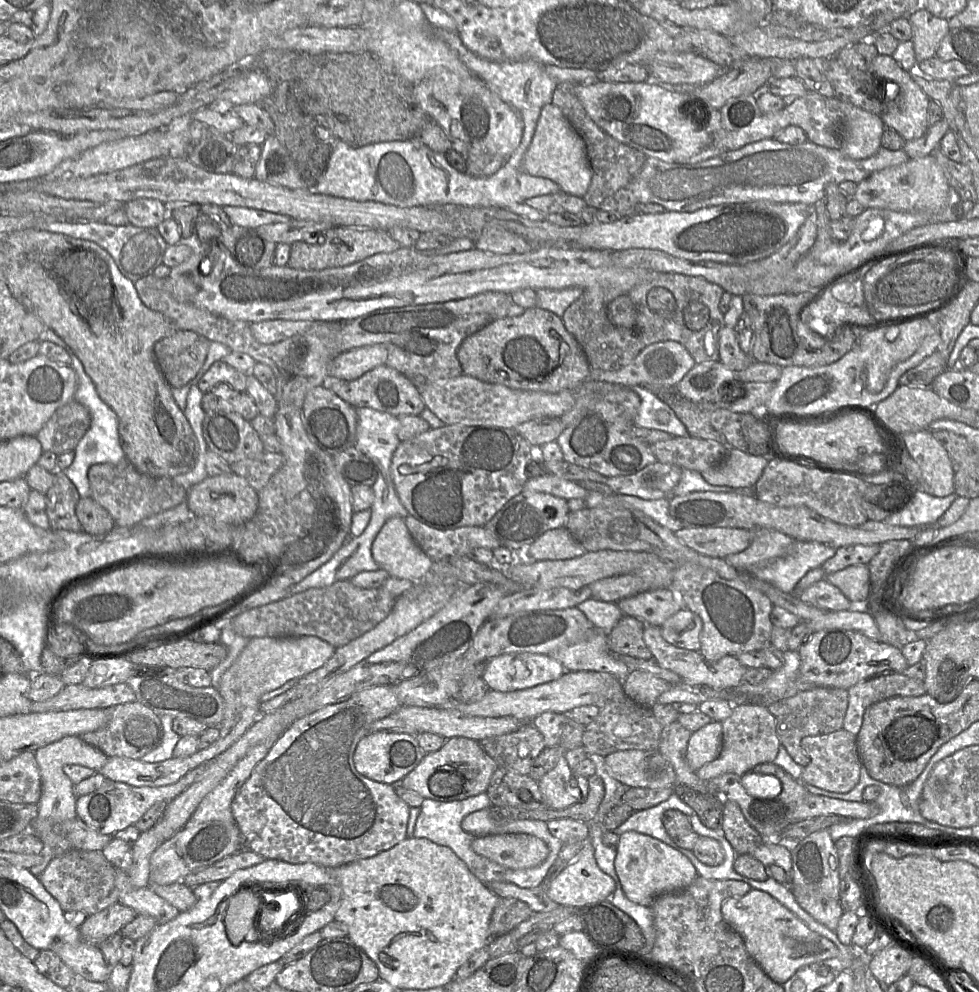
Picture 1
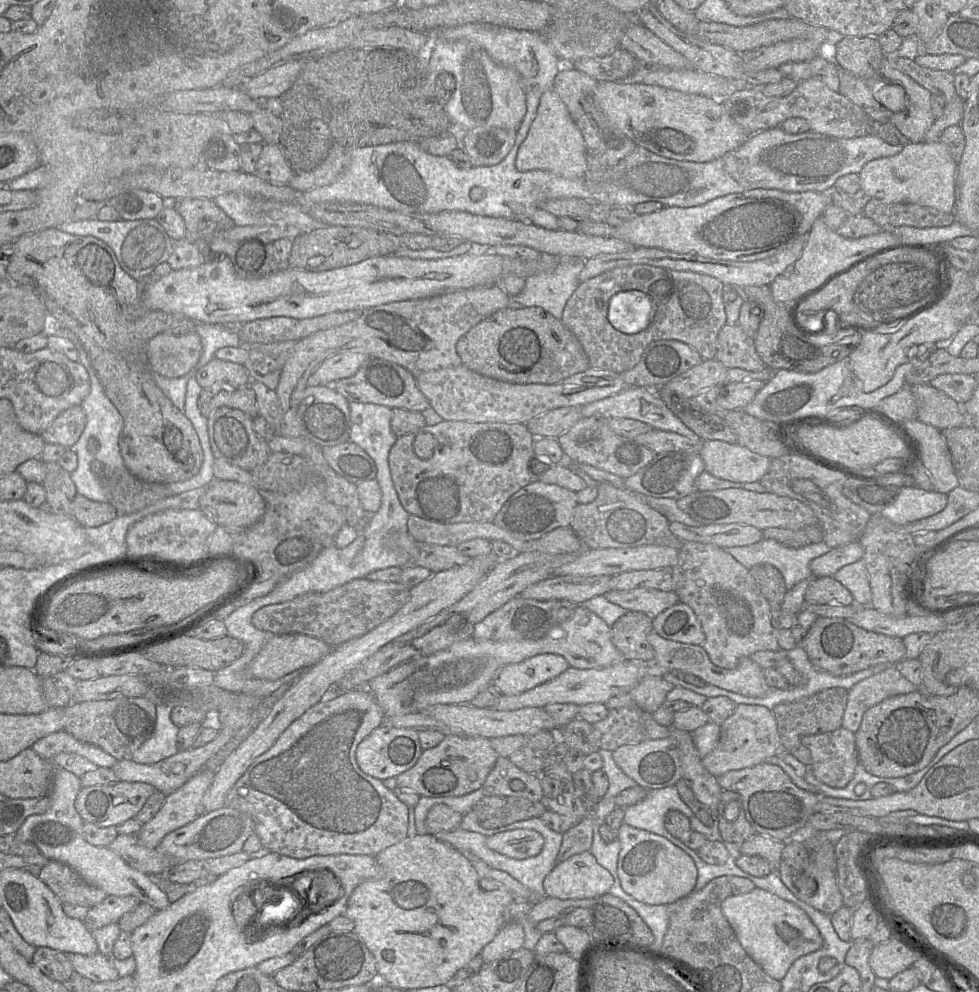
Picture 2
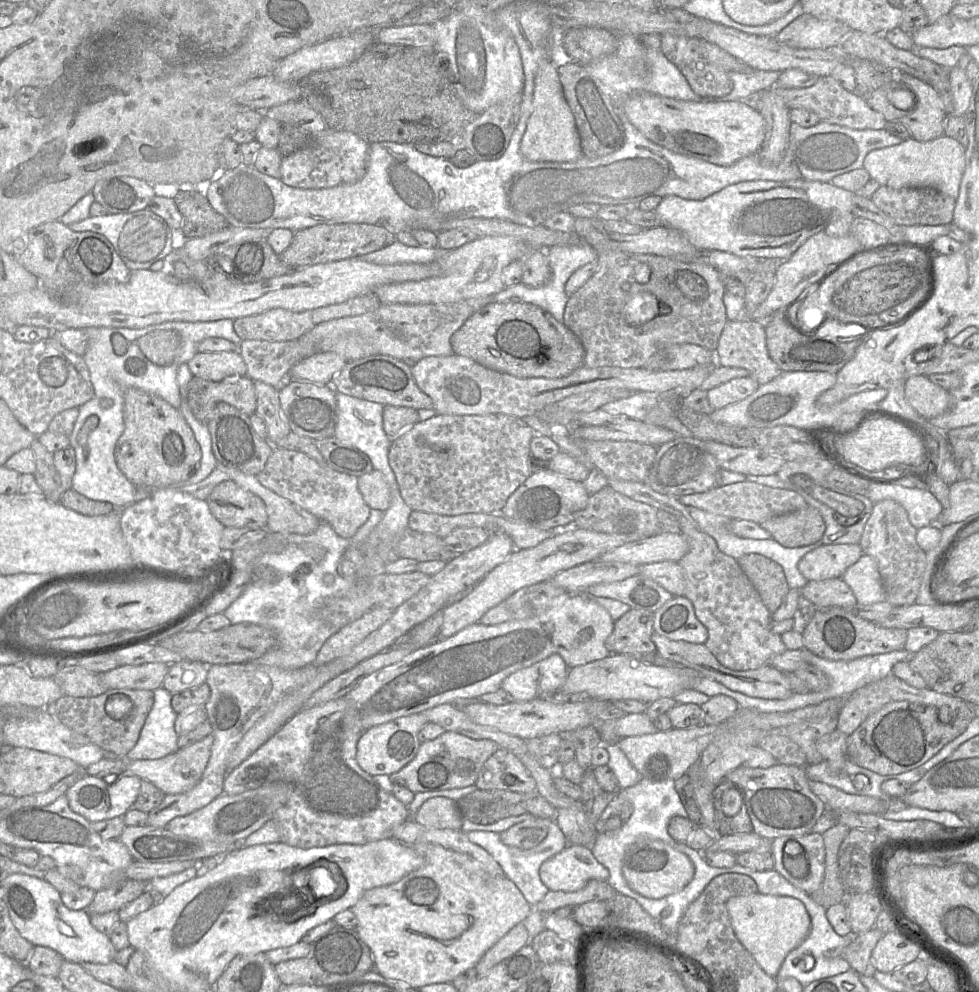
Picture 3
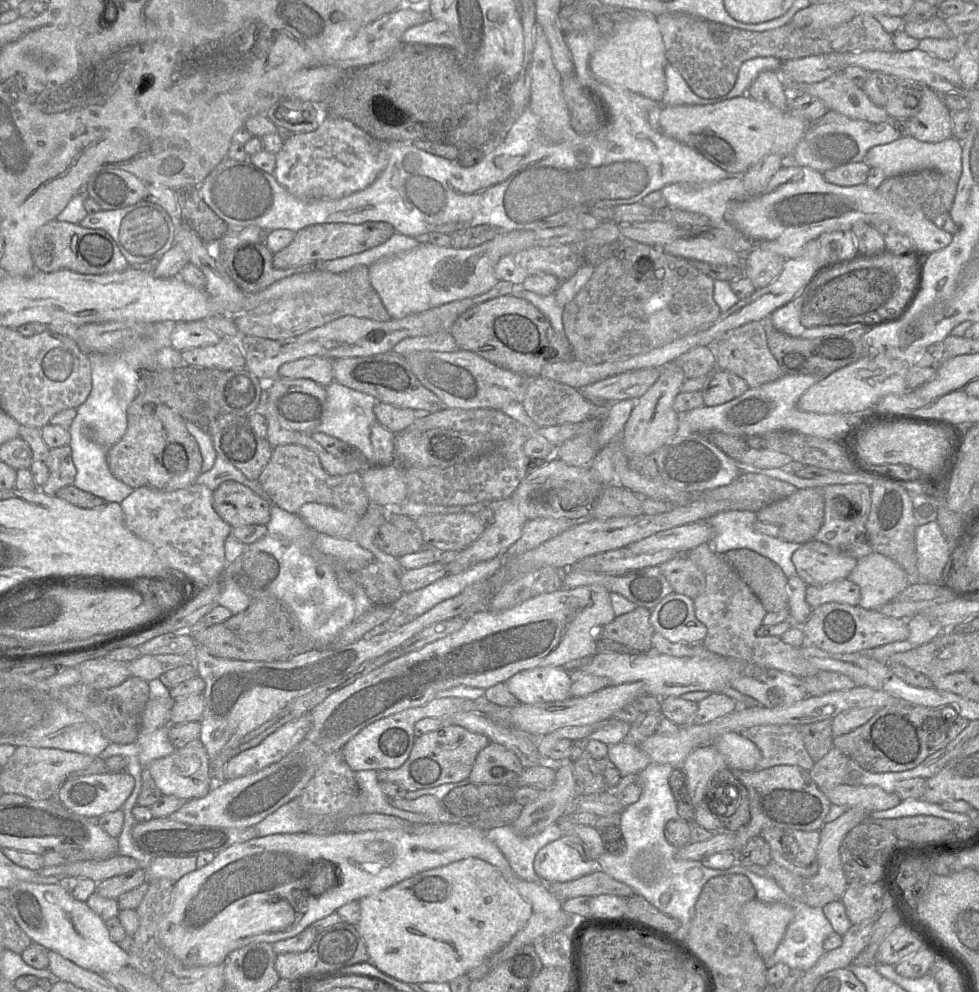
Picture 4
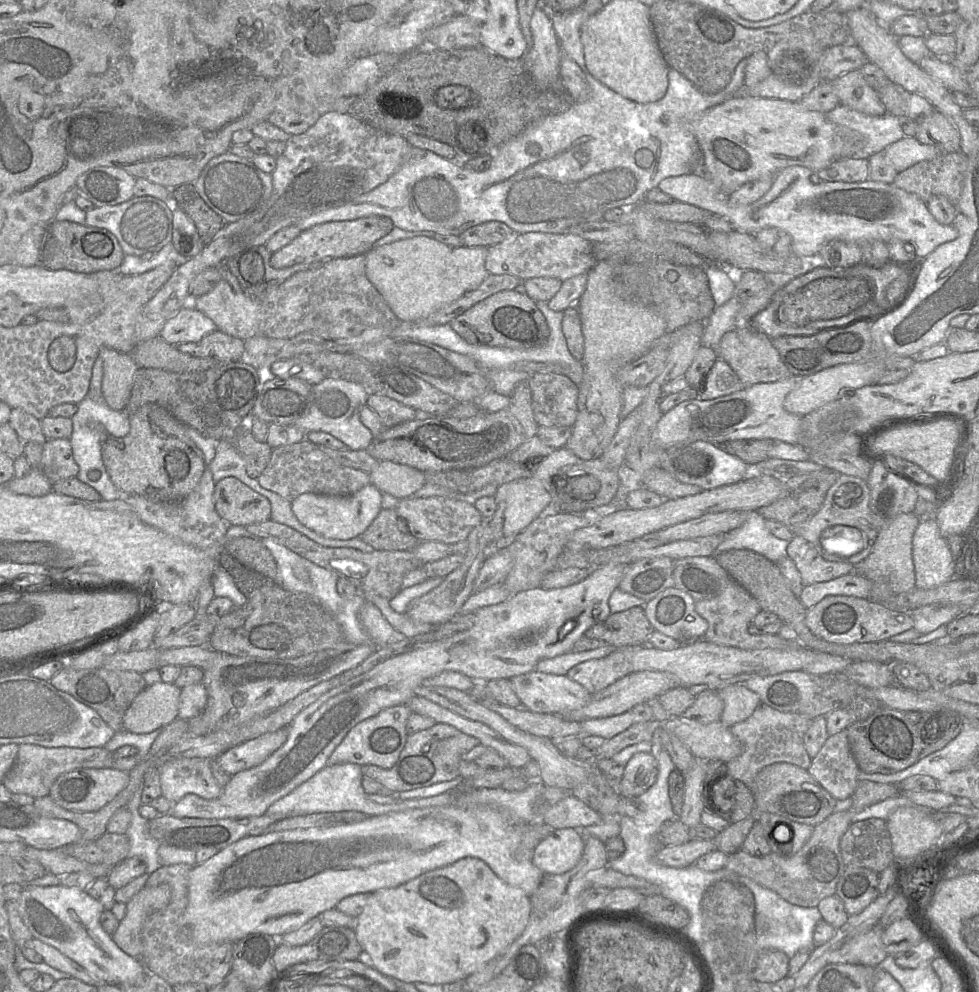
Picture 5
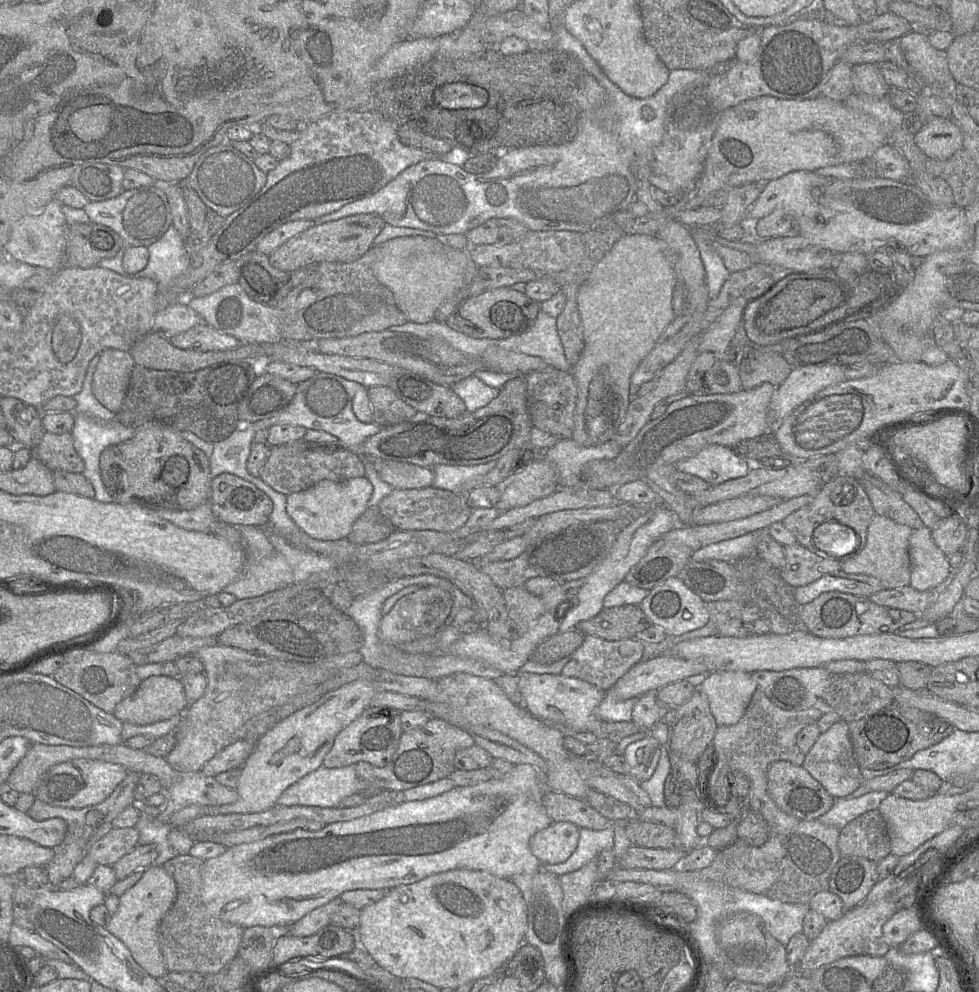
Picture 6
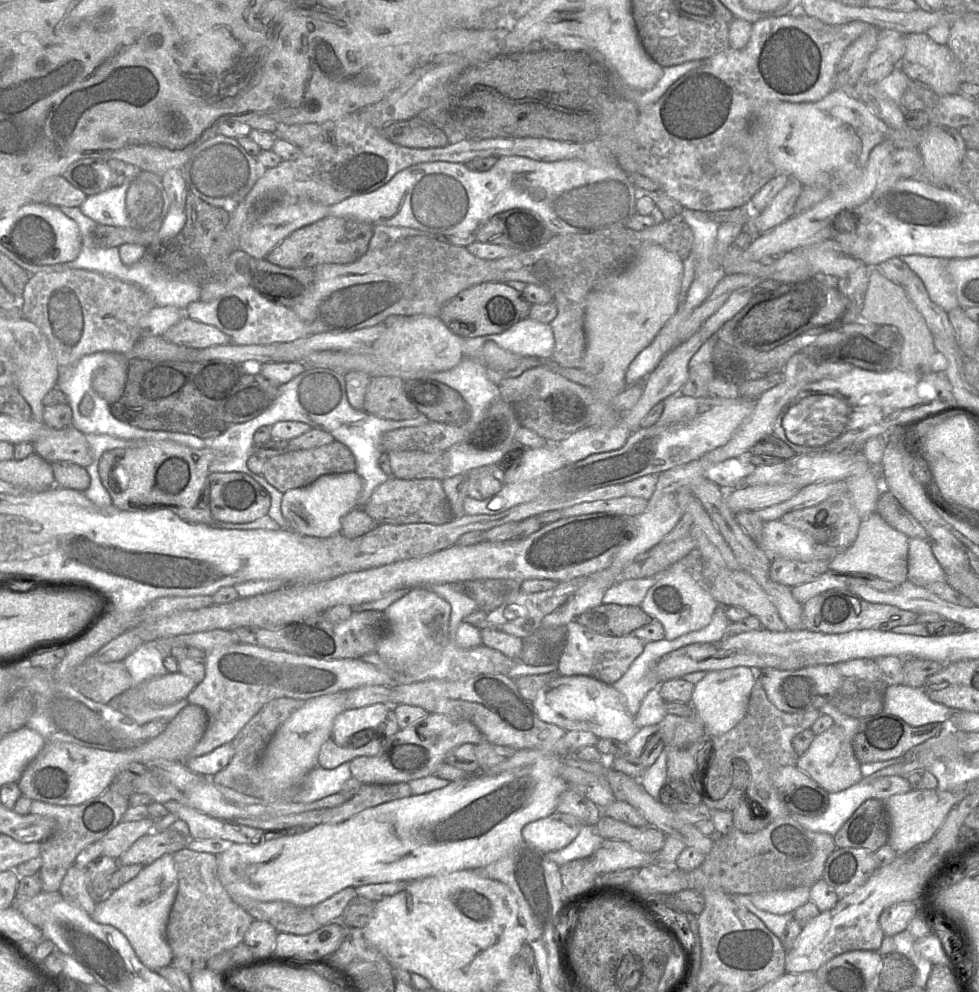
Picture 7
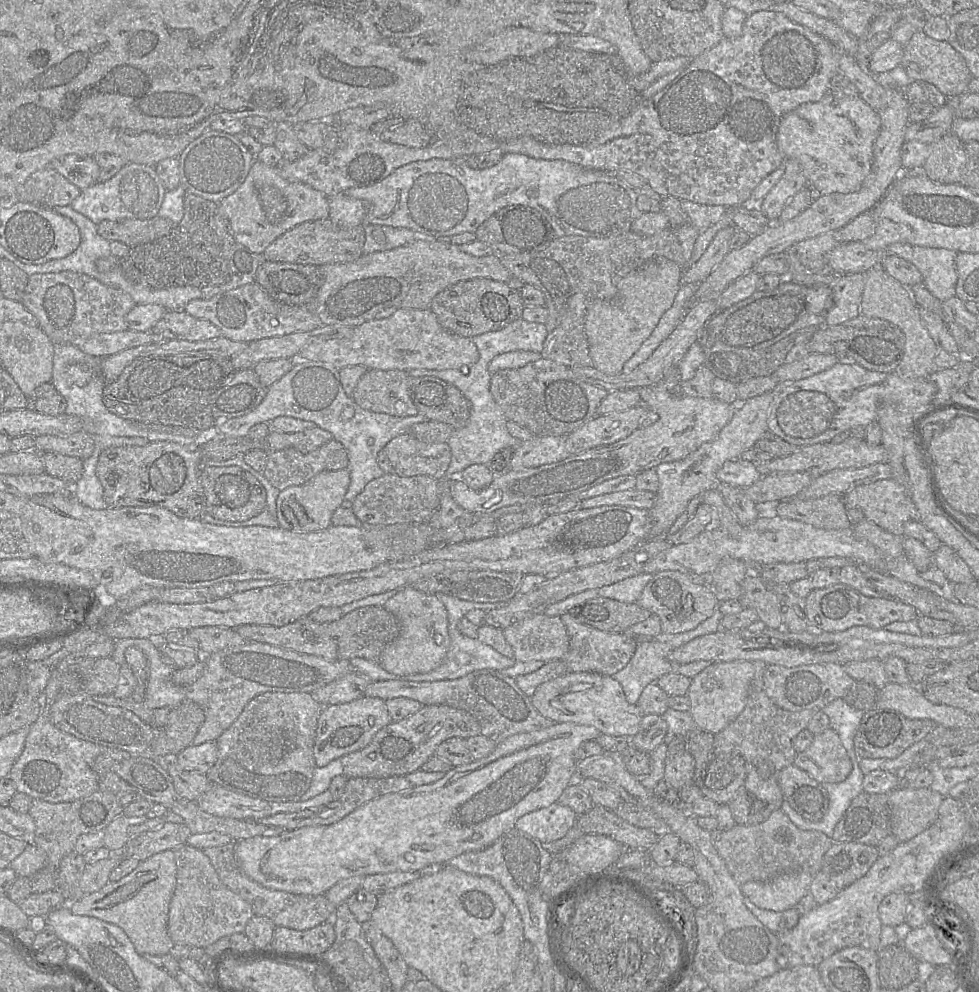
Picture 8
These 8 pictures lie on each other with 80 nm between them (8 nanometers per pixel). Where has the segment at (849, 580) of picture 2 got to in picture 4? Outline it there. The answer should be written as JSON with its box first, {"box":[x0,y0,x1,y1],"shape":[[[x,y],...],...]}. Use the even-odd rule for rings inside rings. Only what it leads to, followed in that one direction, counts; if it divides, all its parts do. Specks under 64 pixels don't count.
{"box":[847,552,909,610],"shape":[[[876,552],[859,559],[847,578],[860,589],[858,606],[867,610],[888,603],[909,585],[902,567]]]}

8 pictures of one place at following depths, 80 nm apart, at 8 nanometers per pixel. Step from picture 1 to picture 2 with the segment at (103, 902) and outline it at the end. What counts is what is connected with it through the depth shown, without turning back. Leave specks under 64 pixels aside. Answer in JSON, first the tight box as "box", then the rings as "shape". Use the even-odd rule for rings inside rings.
{"box":[38,861,108,908],"shape":[[[50,861],[44,866],[38,877],[64,904],[91,908],[101,903],[108,894],[100,888],[90,885],[73,869],[58,861]]]}

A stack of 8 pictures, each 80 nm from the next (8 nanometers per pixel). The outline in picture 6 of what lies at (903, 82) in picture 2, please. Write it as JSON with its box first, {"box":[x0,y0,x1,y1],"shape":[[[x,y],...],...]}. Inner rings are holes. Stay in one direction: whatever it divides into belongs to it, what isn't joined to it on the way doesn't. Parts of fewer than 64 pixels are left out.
{"box":[914,118,963,160],"shape":[[[945,118],[926,121],[914,139],[928,158],[936,160],[947,159],[963,147],[960,128],[951,119]]]}

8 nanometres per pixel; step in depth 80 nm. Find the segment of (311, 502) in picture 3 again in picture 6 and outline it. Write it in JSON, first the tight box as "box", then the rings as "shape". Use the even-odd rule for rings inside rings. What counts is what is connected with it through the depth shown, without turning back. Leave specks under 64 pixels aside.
{"box":[259,440,365,496],"shape":[[[298,440],[271,447],[259,477],[275,491],[288,496],[308,489],[321,480],[342,482],[365,477],[365,469],[363,459],[354,450],[336,443],[310,444],[304,440]]]}

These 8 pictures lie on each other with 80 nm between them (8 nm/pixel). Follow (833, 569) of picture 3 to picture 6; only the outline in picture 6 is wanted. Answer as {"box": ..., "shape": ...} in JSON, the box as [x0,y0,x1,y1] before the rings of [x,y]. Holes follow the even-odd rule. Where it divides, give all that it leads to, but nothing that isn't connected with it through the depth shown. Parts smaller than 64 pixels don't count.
{"box":[779,543,842,588],"shape":[[[799,543],[785,546],[784,554],[786,563],[779,572],[779,575],[791,588],[808,585],[824,575],[833,574],[842,570],[841,562],[838,559],[820,557]]]}

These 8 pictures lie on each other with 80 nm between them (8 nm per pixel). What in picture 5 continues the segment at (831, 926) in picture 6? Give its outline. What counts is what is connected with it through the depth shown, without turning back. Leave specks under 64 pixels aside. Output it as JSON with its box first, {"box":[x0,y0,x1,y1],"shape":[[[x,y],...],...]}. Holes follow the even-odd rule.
{"box":[828,923,888,966],"shape":[[[879,923],[865,933],[846,941],[828,955],[828,964],[847,963],[878,966],[888,955],[882,943],[884,928]]]}

